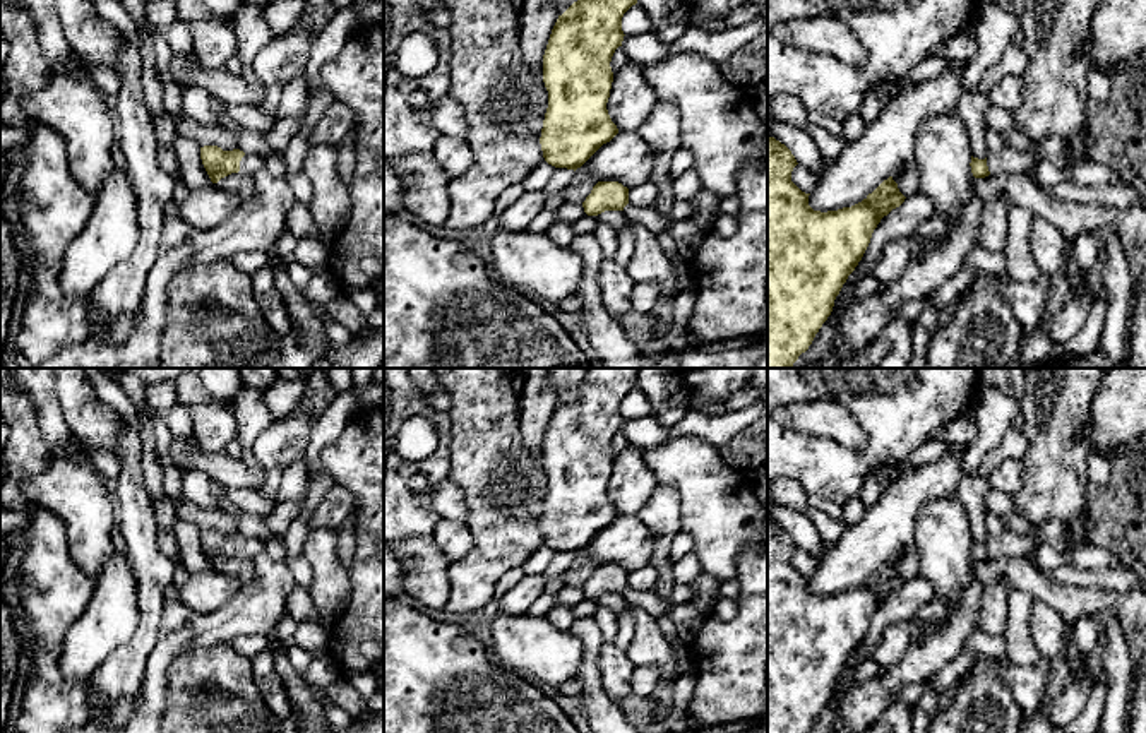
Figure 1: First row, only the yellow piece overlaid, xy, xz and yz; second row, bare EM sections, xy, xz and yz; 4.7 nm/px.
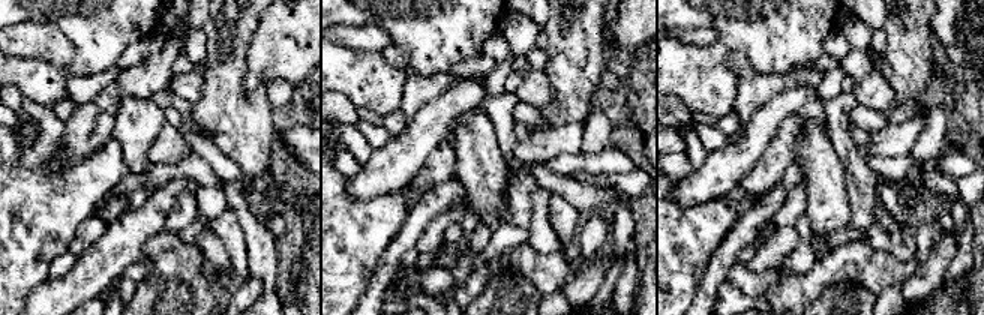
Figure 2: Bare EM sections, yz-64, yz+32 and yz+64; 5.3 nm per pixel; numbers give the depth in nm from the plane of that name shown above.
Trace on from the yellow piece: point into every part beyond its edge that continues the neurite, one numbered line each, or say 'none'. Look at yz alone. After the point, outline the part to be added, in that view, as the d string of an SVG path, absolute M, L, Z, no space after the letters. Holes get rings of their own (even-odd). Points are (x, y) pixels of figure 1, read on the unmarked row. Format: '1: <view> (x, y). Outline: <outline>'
1: yz (1009, 545). Outline: M1047 521L1038 524L1038 538L1031 539L1014 531L1004 531L987 541L990 558L1028 558L1036 551L1038 541L1047 541L1052 548L1060 550L1064 543L1062 524Z

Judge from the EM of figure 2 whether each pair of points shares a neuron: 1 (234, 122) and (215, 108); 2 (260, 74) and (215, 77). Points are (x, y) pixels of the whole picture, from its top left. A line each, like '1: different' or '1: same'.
1: same
2: different

